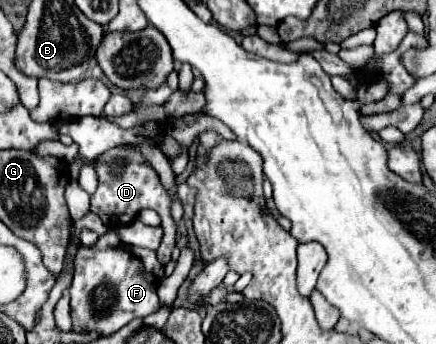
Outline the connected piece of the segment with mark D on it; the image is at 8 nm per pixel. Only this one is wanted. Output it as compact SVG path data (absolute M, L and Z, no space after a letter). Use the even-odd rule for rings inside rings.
M119 145L115 149L109 149L107 153L101 153L93 161L83 161L83 165L91 165L99 177L99 187L91 195L91 211L99 215L107 227L121 227L135 219L141 209L153 209L161 218L163 237L159 248L156 251L157 259L167 265L171 259L171 251L175 247L175 235L177 226L172 220L170 198L167 197L159 175L153 167L149 167L143 153L131 145Z

